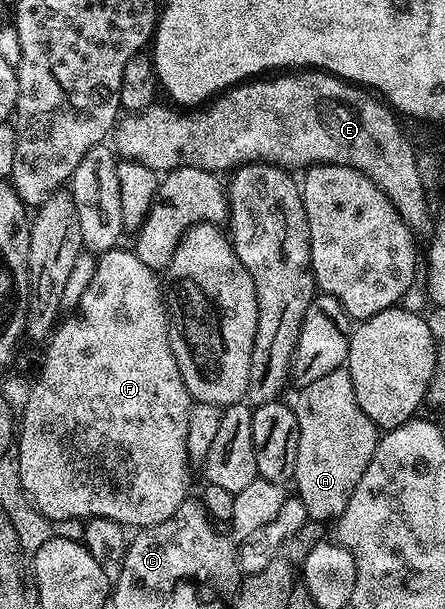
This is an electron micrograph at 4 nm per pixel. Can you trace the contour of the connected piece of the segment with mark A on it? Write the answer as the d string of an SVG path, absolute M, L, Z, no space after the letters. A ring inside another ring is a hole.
M346 367L321 375L321 379L302 386L298 392L293 400L299 428L293 486L312 522L331 523L349 507L349 499L379 446L381 433L369 415L361 411Z

